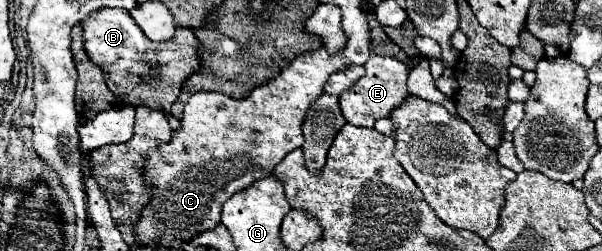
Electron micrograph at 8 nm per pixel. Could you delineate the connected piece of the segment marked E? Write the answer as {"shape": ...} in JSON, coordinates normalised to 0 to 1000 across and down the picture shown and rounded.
{"shape":[[[620,215],[606,255],[606,303],[596,311],[583,359],[576,359],[563,382],[563,422],[566,422],[566,446],[576,470],[576,486],[586,502],[613,510],[623,494],[623,478],[643,470],[650,454],[650,438],[656,438],[656,430],[663,430],[663,414],[676,406],[676,390],[686,382],[676,359],[679,287],[683,279],[676,255],[669,255],[656,231],[646,231],[646,223]]]}

